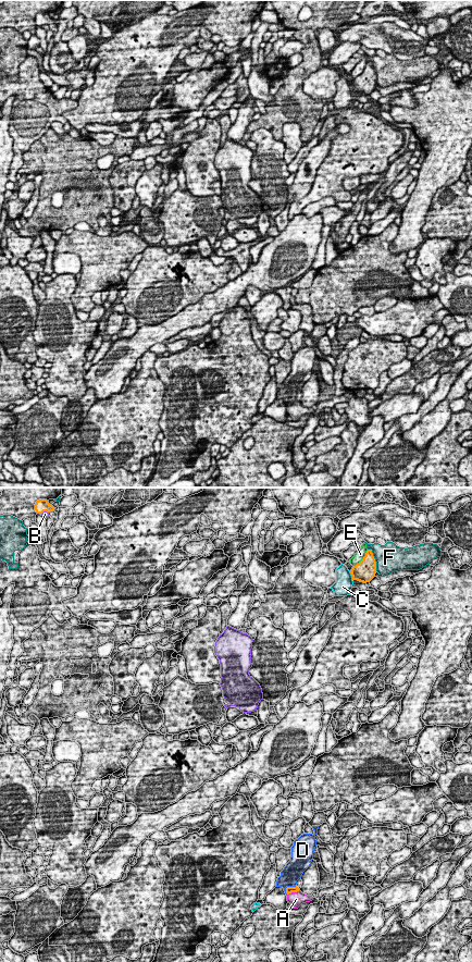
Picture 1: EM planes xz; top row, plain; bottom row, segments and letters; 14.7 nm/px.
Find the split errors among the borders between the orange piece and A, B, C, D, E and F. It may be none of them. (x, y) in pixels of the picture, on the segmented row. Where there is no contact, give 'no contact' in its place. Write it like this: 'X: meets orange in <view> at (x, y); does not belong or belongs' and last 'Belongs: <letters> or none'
A: meets orange in xz at (293, 891); belongs
B: meets orange in xz at (44, 510); does not belong
C: meets orange in xz at (351, 575); does not belong
D: meets orange in xz at (288, 887); does not belong
E: meets orange in xz at (363, 558); does not belong
F: meets orange in xz at (374, 559); does not belong
Belongs: A

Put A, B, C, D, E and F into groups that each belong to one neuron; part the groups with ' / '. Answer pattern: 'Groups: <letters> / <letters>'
Groups: A / B / C / D / E / F

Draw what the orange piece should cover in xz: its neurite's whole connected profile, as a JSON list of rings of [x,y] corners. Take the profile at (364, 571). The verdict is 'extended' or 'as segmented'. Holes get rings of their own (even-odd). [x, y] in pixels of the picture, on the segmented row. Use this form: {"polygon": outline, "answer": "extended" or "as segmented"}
{"polygon": [[[368,550],[363,559],[352,567],[350,571],[352,580],[360,582],[370,582],[376,574],[376,562],[373,556],[372,550]]], "answer": "as segmented"}

